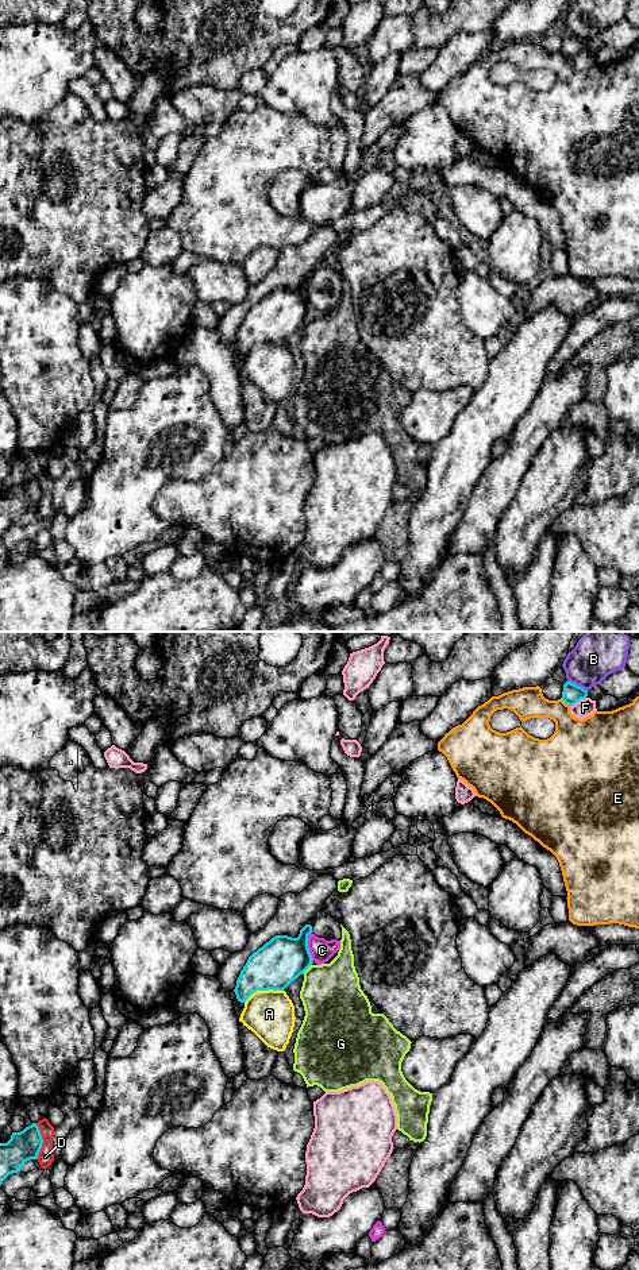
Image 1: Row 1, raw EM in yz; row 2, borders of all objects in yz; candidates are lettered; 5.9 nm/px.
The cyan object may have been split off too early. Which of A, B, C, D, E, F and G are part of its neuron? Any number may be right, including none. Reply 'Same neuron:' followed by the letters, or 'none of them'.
Same neuron: none of them

